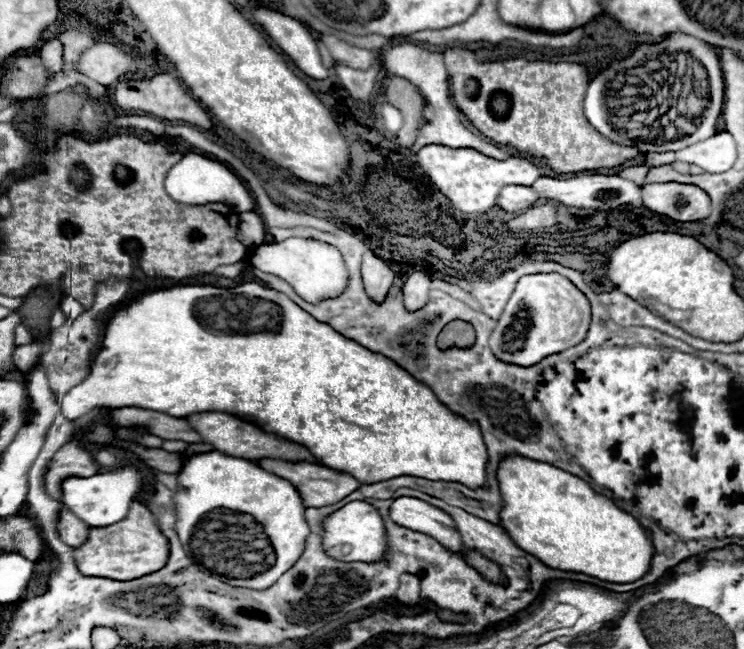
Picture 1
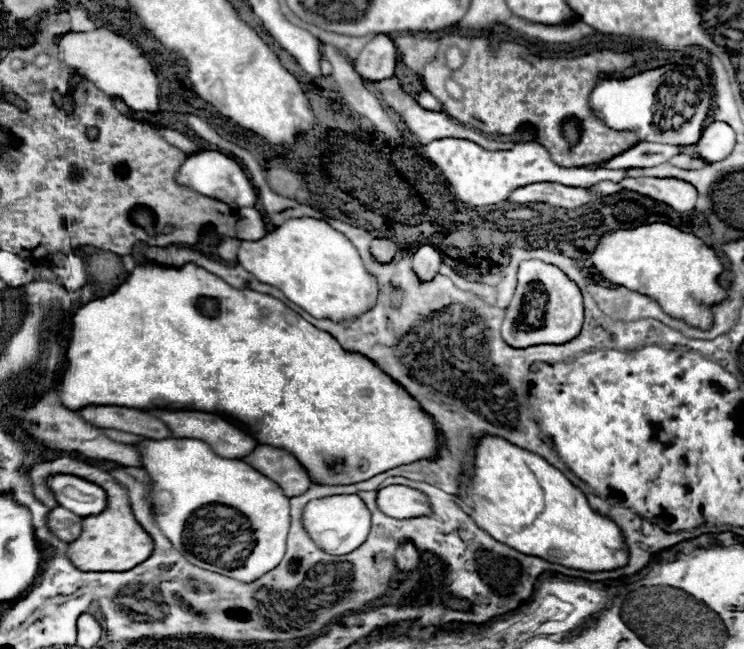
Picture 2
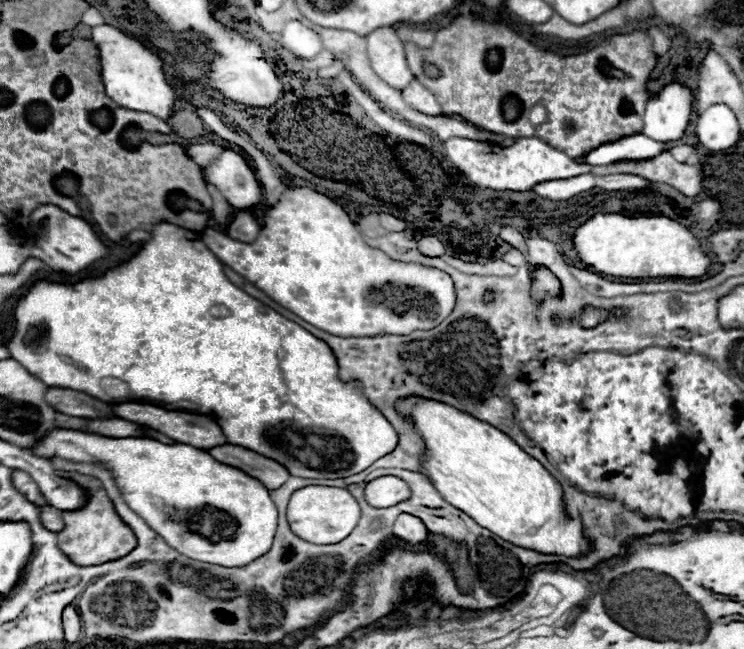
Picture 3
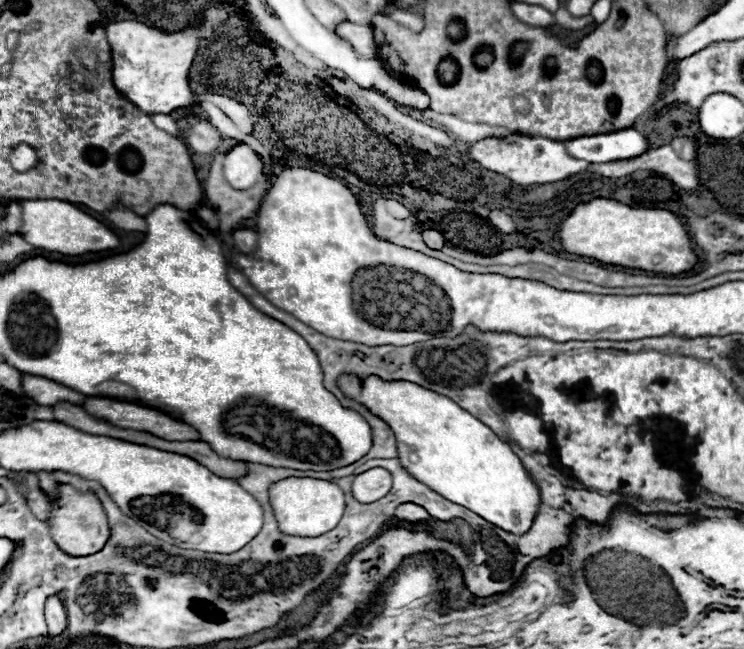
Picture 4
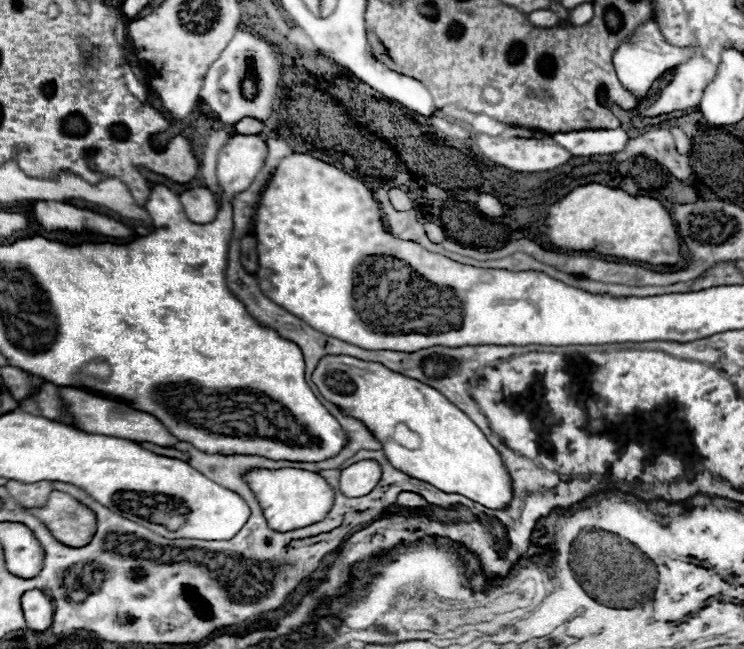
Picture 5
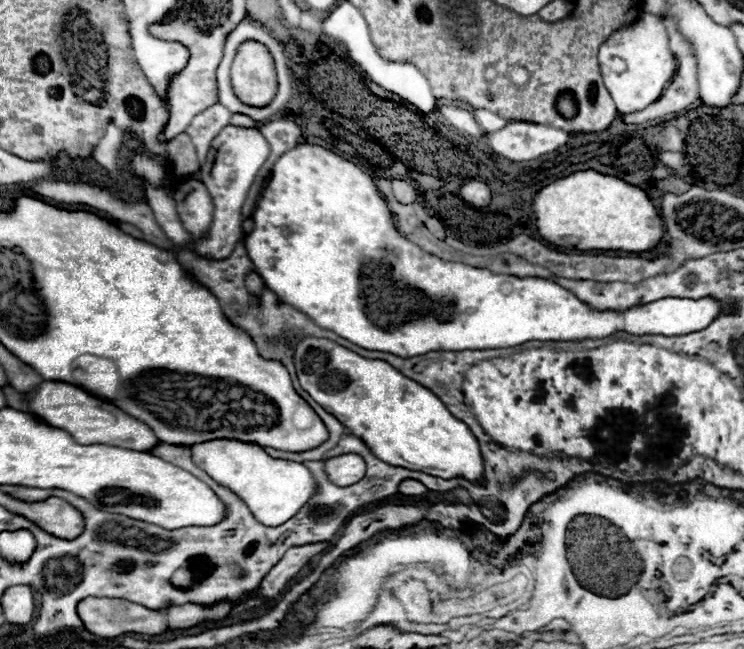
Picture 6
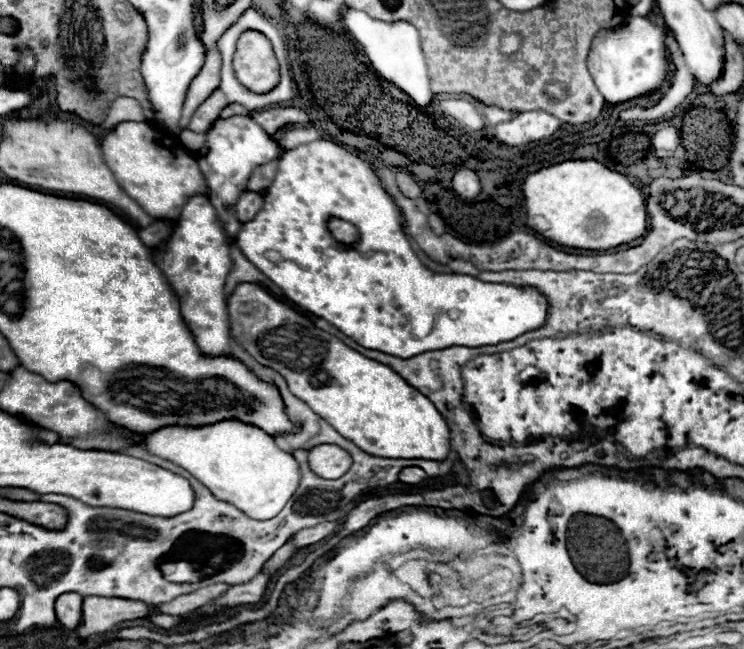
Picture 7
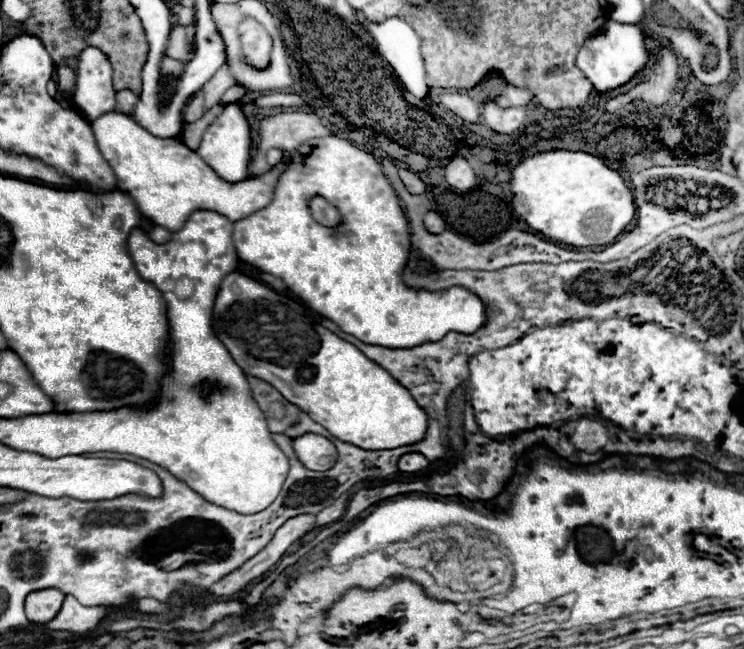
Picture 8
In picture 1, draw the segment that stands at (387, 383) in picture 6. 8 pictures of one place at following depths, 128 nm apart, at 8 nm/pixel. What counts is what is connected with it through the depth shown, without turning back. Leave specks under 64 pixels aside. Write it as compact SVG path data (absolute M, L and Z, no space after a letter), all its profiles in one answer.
M506 456L504 460L500 460L496 470L496 480L504 502L500 510L502 530L514 540L518 548L540 558L546 566L568 570L568 572L580 572L606 582L618 582L618 584L634 582L649 571L650 558L654 552L650 544L650 534L644 532L630 514L618 510L612 500L596 494L584 480L556 466L522 458L522 456Z

